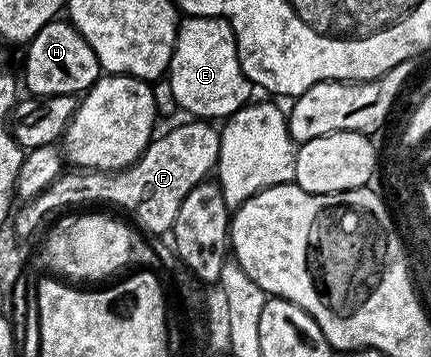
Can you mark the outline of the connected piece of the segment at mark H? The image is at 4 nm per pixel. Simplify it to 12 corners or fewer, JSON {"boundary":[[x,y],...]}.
{"boundary":[[69,21],[26,44],[32,96],[87,92],[97,53]]}

